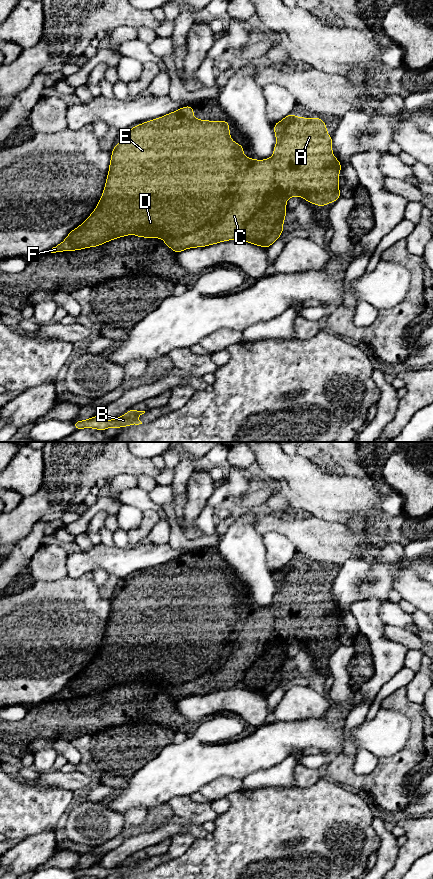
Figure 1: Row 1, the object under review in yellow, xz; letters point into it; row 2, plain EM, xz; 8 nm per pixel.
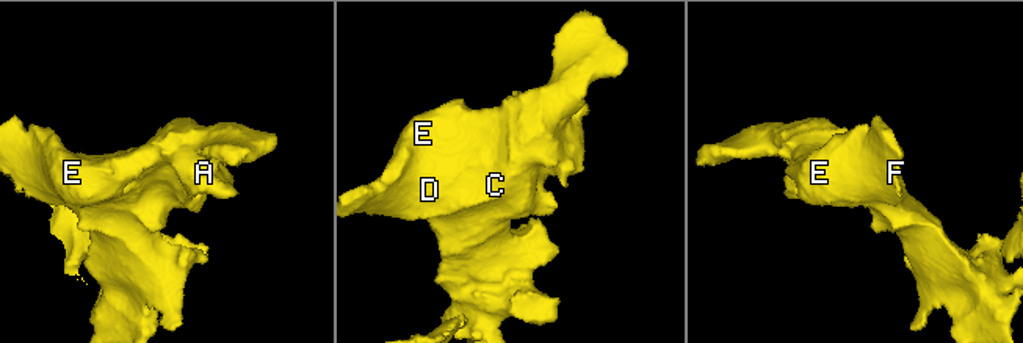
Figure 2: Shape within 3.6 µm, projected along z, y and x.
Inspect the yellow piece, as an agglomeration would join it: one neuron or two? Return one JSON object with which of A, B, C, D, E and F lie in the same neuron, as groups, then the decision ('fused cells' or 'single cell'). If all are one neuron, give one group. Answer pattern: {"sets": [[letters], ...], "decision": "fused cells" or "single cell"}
{"sets": [["A", "B", "C", "D", "E", "F"]], "decision": "single cell"}

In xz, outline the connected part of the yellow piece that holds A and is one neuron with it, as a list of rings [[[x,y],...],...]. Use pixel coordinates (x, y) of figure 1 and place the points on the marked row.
[[[185,106],[163,117],[147,121],[131,128],[128,136],[121,142],[118,142],[112,150],[105,188],[96,209],[79,227],[68,234],[64,242],[53,247],[49,252],[60,253],[63,250],[73,251],[88,247],[97,247],[105,242],[131,234],[135,234],[139,238],[162,238],[165,245],[169,246],[176,253],[188,248],[205,247],[233,239],[250,242],[267,249],[282,234],[283,221],[287,211],[286,201],[289,197],[302,196],[304,200],[317,206],[325,206],[341,197],[338,177],[342,165],[332,154],[332,137],[327,135],[327,127],[322,119],[294,117],[291,112],[282,121],[274,124],[274,132],[277,139],[277,143],[274,147],[274,155],[267,160],[254,160],[245,157],[243,155],[243,145],[234,143],[230,138],[230,122],[198,120],[193,117],[193,111],[193,107]]]

